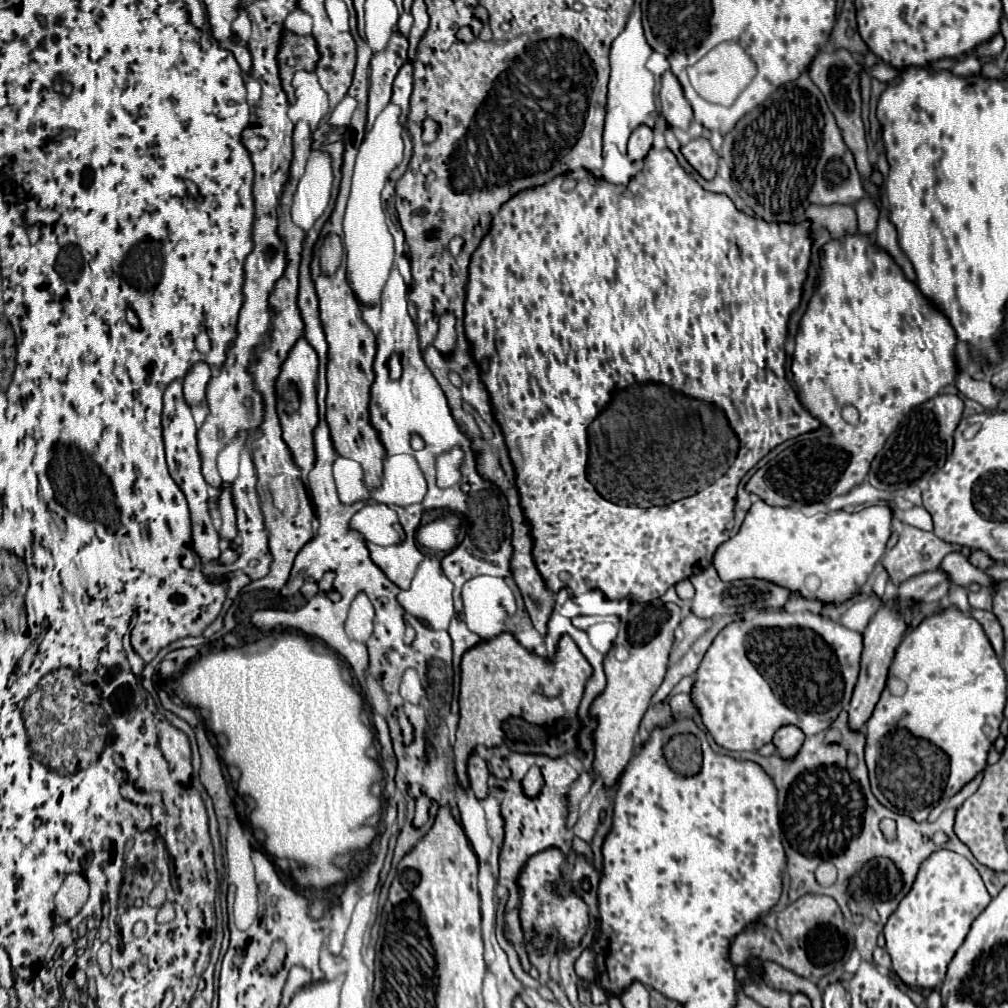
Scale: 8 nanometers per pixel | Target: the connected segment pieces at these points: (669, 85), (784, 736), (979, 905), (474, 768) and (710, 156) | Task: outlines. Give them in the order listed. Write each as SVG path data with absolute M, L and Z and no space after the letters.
M665 71L661 77L661 91L659 91L659 103L661 103L661 115L667 119L669 127L677 127L687 131L689 123L693 119L691 105L683 97L681 85L675 79L671 71Z
M783 725L775 731L775 737L773 737L773 743L777 745L777 751L783 755L783 757L791 757L799 751L801 743L803 743L805 735L799 727L795 725Z
M947 849L935 851L927 861L923 861L913 889L899 903L897 911L889 917L883 931L887 939L885 949L891 955L891 967L897 973L897 977L909 987L925 987L925 989L933 989L939 981L943 981L947 973L947 965L951 963L953 955L961 947L965 935L969 933L971 923L989 905L989 901L991 895L987 893L977 869L965 857Z
M473 753L469 759L469 781L471 781L471 791L477 795L477 799L487 799L489 777L491 777L491 771L487 763L477 753Z
M703 137L691 139L687 145L681 145L681 153L689 165L705 179L713 179L717 173L717 153L711 149L711 143Z

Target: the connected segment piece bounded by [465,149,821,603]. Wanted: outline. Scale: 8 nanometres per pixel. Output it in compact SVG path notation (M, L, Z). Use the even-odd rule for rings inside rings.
M651 149L645 157L645 167L637 173L629 185L611 185L601 177L591 175L585 169L573 171L569 175L559 175L553 181L521 191L513 199L509 199L499 215L493 219L491 231L481 241L479 249L473 253L469 265L469 283L467 283L467 301L465 301L465 333L471 343L471 353L475 365L481 371L481 379L491 395L491 403L495 409L495 417L505 435L505 443L509 447L509 455L517 473L517 487L521 493L521 505L525 511L525 521L531 527L531 535L535 541L533 557L539 573L545 579L549 591L557 593L567 587L571 591L591 591L599 589L607 599L623 599L633 597L633 601L653 601L659 599L671 585L689 579L691 575L703 571L711 565L711 559L721 543L729 537L725 533L725 525L733 519L735 493L743 475L755 467L759 459L763 459L771 449L779 443L799 437L803 433L815 431L821 427L821 421L813 417L799 401L795 389L789 385L785 377L785 337L787 323L791 313L799 307L803 295L803 283L807 279L807 271L811 265L811 223L809 219L799 223L767 223L763 219L749 217L741 213L727 195L717 195L705 191L695 179L691 179L683 167L677 163L675 155L669 149L657 151ZM565 179L575 179L575 187L565 191ZM633 383L665 383L673 391L681 391L685 395L693 395L695 399L704 400L721 407L725 415L729 415L729 423L733 423L733 431L741 439L741 451L729 475L717 479L717 483L709 485L705 491L691 495L689 499L681 499L671 505L652 506L641 509L637 506L621 506L605 503L593 485L587 481L587 462L589 443L587 427L601 413L601 407L609 403L609 395L615 389L629 387Z

